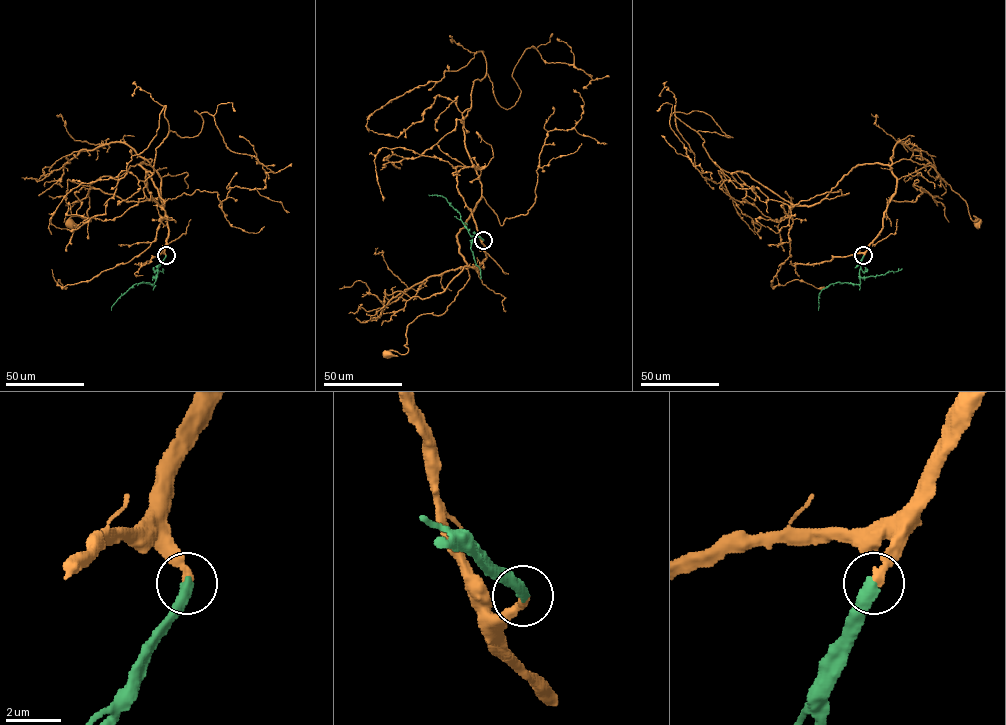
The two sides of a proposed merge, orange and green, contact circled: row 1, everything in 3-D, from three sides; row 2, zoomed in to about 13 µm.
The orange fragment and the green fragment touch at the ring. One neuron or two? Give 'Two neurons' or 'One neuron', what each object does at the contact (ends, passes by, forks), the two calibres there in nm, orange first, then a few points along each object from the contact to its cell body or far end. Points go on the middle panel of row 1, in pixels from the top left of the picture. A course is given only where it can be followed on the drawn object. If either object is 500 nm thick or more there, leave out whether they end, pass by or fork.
One neuron. At the ring orange ends. At the ring green ends. Thickness 340 nm (orange) against 440 nm. Course of orange: (483, 240), (478, 273), (469, 267), (469, 280), (447, 310), (418, 316), (407, 325), (408, 351), (387, 354). Course of green: (483, 240), (469, 234), (460, 214), (445, 198), (428, 194)

